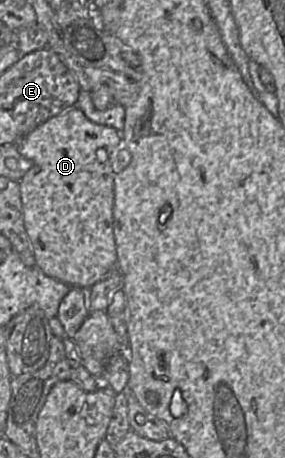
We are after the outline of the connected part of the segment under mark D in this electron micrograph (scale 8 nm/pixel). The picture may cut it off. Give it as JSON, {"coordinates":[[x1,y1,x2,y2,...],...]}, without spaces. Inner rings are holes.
{"coordinates":[[76,106,55,115,16,144,19,153,32,161,32,167,19,180,23,218,36,266,47,276,84,290,117,268,113,231,114,170,118,151,124,148,121,133,115,128,90,121]]}

